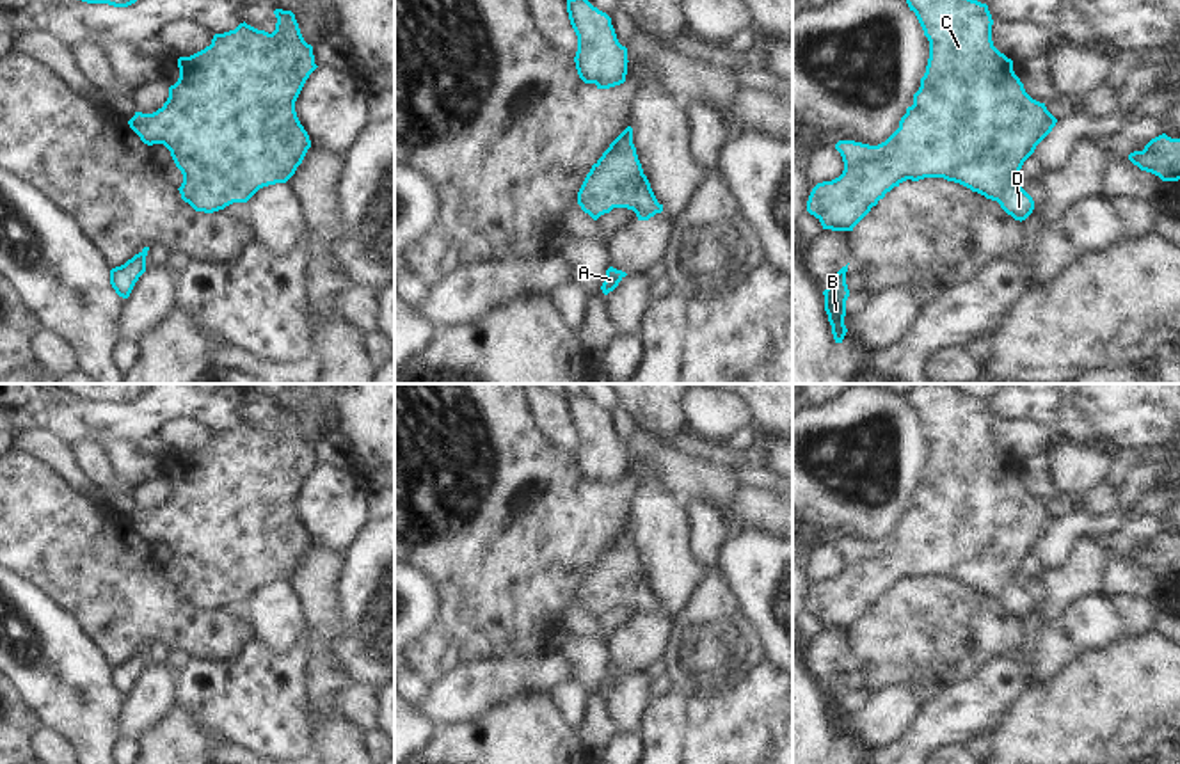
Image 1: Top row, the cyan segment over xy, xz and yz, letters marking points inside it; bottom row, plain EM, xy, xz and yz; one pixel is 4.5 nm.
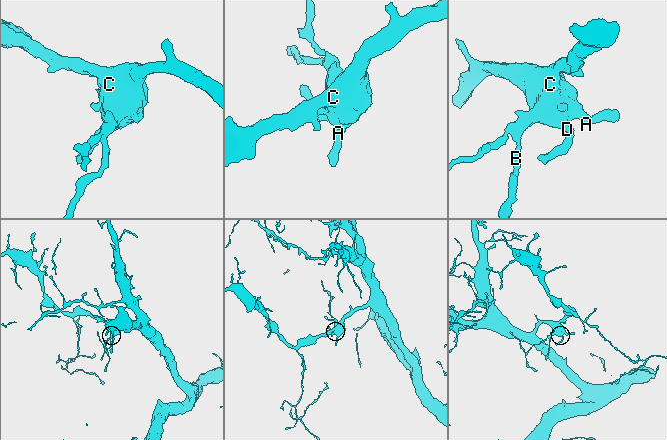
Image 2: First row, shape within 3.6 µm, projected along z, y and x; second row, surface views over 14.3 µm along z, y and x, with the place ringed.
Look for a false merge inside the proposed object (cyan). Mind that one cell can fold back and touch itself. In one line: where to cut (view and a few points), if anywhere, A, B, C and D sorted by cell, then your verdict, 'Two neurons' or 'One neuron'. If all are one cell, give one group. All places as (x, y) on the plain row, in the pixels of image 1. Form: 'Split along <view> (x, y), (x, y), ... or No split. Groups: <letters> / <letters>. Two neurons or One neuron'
No split. Groups: A B C D. One neuron

